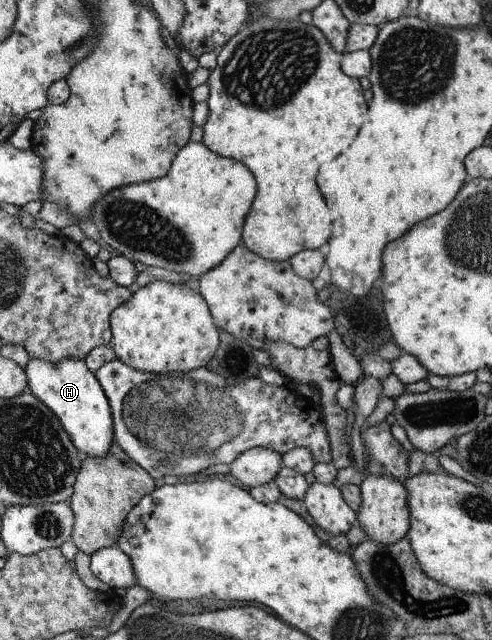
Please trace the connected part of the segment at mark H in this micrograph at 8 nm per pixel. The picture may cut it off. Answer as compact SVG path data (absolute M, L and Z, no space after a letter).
M30 359L27 369L29 391L59 418L75 447L88 457L104 459L114 445L114 419L106 391L86 362L68 359L62 363L50 363L44 359Z

